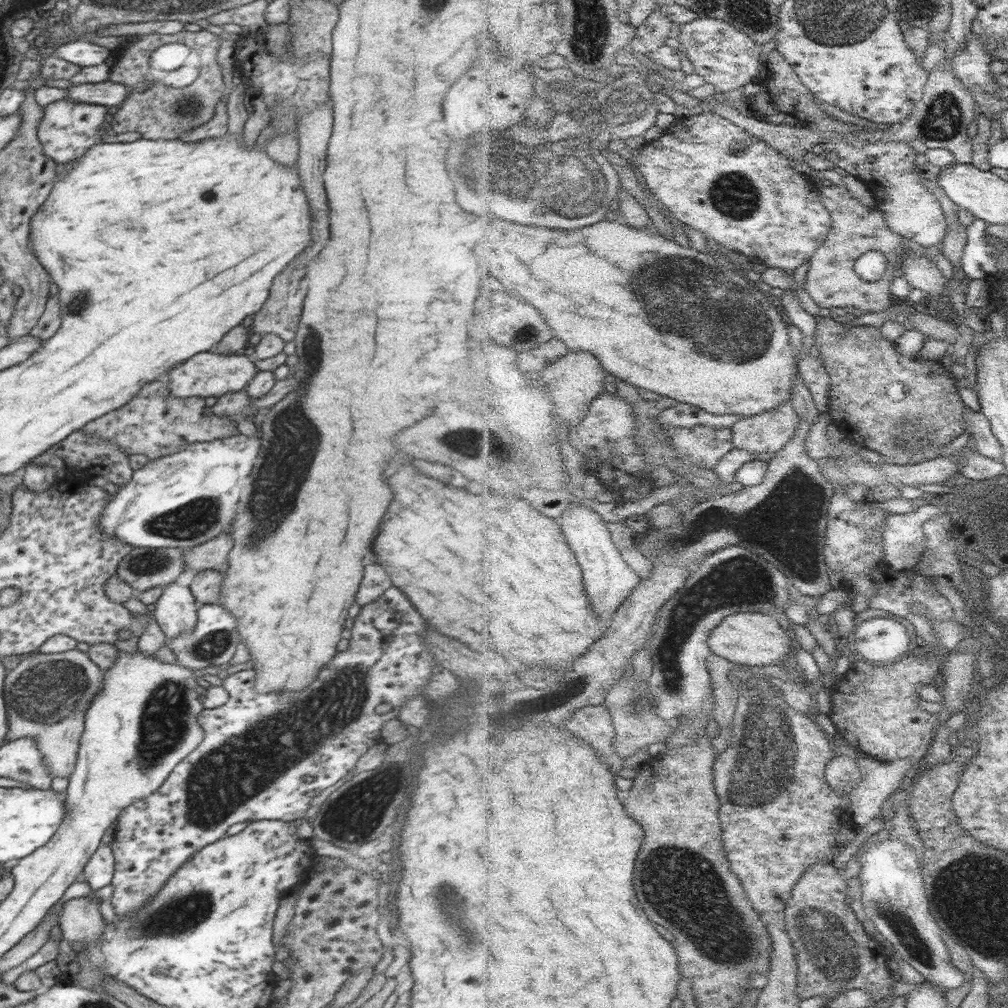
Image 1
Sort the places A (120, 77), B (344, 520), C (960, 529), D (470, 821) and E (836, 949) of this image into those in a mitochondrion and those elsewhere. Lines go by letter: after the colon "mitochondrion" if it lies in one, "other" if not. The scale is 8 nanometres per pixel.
A: other
B: other
C: other
D: other
E: mitochondrion

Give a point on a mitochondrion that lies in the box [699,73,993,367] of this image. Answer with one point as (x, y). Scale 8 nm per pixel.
(733, 194)

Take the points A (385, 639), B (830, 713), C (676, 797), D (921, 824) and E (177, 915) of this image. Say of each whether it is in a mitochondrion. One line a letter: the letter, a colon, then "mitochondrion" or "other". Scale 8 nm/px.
A: other
B: other
C: other
D: other
E: mitochondrion

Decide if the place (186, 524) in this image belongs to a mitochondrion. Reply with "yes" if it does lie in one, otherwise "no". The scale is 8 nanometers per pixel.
yes

